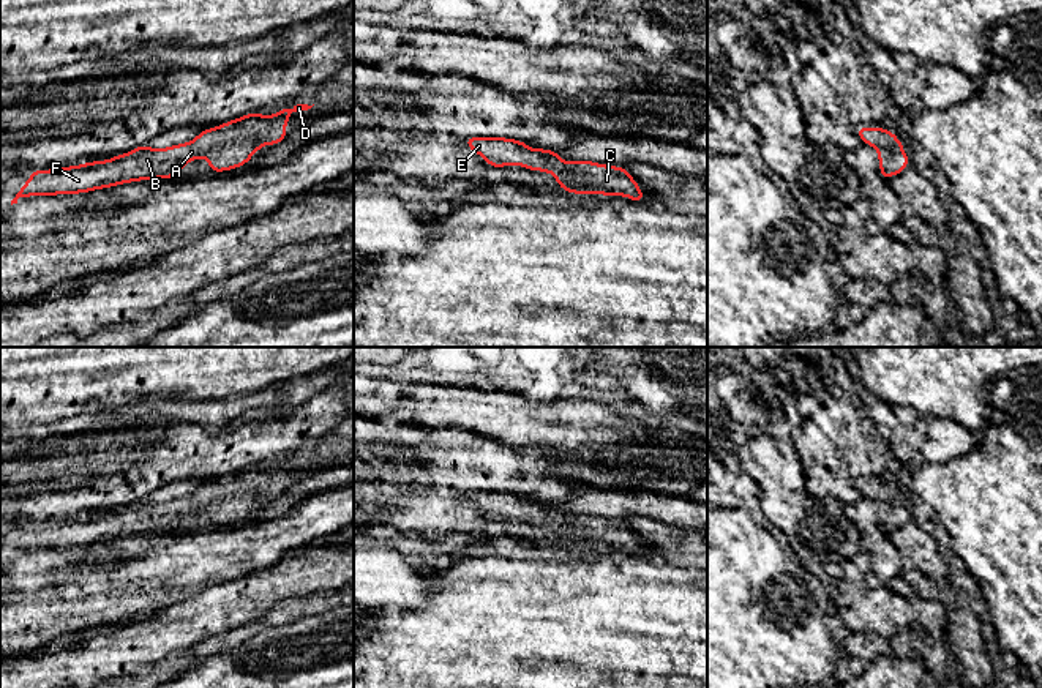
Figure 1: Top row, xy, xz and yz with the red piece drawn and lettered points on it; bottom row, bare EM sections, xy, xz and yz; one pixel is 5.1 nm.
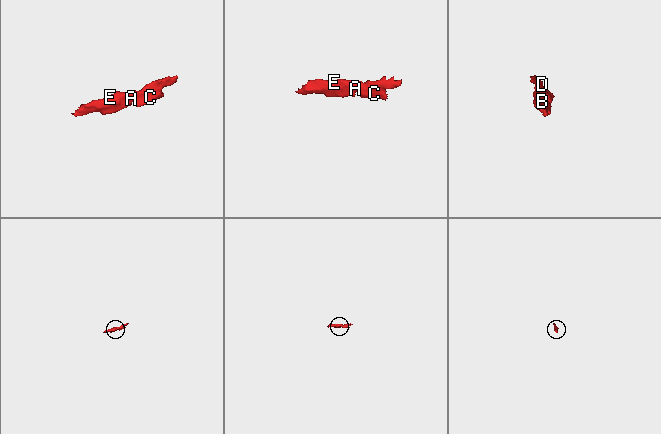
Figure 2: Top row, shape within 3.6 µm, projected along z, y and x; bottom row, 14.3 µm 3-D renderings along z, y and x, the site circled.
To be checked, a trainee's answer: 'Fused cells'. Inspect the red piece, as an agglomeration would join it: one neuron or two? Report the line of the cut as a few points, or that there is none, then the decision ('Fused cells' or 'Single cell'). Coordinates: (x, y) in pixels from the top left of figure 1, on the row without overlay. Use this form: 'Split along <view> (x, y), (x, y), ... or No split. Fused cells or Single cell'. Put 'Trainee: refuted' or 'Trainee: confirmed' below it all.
No split. Single cell
Trainee: refuted

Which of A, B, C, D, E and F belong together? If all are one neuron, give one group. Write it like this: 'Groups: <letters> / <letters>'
Groups: A B C D E F

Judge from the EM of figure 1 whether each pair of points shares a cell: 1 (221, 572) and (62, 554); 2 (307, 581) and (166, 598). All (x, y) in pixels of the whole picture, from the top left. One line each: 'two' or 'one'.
1: one
2: two

